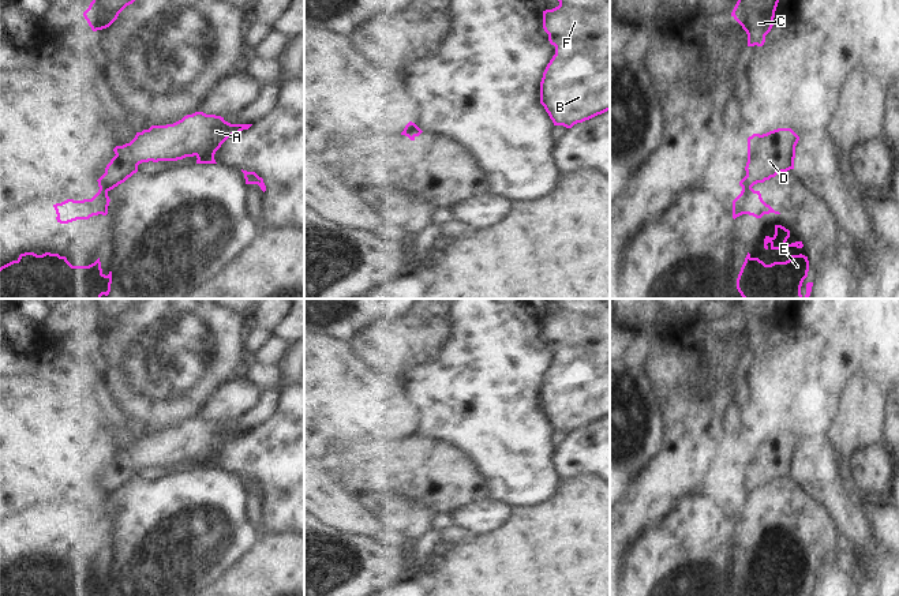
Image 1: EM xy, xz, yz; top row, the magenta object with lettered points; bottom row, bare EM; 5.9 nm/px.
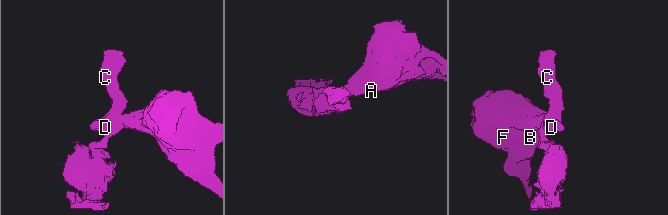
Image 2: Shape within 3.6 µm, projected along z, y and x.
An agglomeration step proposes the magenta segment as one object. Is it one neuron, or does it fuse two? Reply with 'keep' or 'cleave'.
cleave

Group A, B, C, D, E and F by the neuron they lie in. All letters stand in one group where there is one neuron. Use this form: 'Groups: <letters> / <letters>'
Groups: A B C D F / E.

